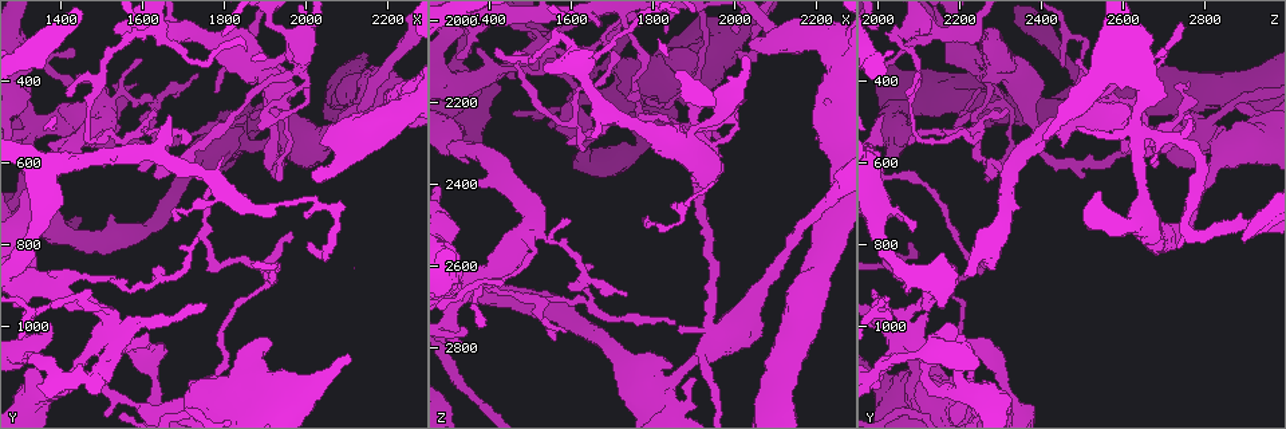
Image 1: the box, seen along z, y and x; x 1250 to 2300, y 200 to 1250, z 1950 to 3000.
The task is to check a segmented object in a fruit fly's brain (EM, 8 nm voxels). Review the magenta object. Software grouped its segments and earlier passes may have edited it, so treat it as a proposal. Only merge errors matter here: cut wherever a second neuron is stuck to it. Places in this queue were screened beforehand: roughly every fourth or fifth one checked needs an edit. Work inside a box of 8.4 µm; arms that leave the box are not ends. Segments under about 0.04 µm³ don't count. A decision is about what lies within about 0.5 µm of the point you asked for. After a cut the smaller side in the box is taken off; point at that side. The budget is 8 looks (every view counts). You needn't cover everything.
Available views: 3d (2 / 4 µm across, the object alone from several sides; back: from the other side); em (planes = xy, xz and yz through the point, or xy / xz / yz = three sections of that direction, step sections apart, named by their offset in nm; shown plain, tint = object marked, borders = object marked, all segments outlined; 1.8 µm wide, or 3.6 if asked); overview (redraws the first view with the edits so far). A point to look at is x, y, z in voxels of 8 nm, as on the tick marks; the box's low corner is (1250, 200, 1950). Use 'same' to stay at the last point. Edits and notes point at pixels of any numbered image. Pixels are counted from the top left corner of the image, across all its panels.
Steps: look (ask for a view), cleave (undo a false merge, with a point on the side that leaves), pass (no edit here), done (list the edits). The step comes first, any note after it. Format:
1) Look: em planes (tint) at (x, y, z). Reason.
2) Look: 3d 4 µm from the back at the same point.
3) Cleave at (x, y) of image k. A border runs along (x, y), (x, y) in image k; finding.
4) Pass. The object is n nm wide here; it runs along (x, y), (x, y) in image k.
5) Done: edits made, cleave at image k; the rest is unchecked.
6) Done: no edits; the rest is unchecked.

Look: em planes (tint) at (1520, 1045, 2065). Looks like a crossing.

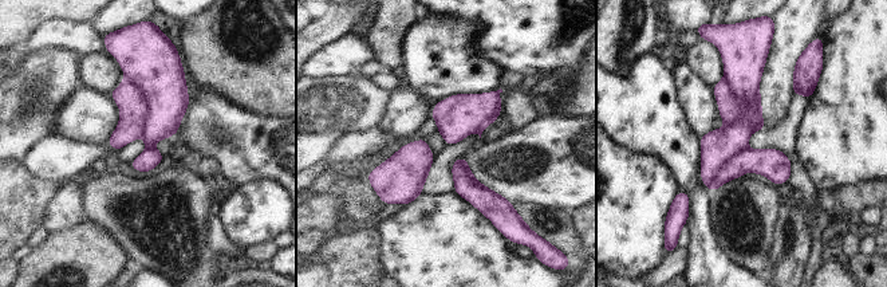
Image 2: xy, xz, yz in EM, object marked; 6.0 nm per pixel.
Cleave at (153, 62) of image 2. A border runs along (125, 77), (150, 103), (144, 136) in image 2; two neurons meet here.

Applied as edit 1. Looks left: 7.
Look: overview.

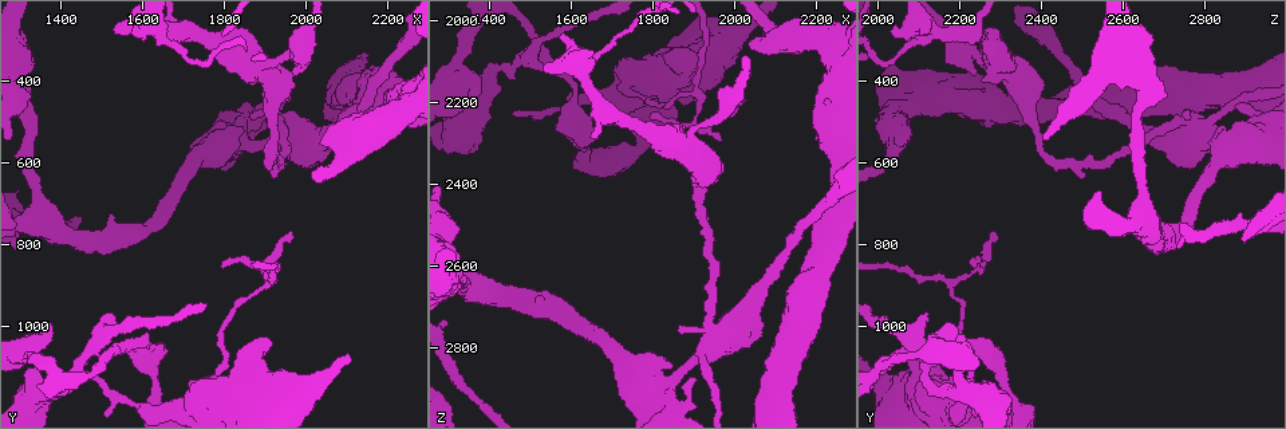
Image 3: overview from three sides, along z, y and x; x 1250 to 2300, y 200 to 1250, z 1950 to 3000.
Look: 3d 4 µm at (1960, 525, 2790). Sudden change in width.

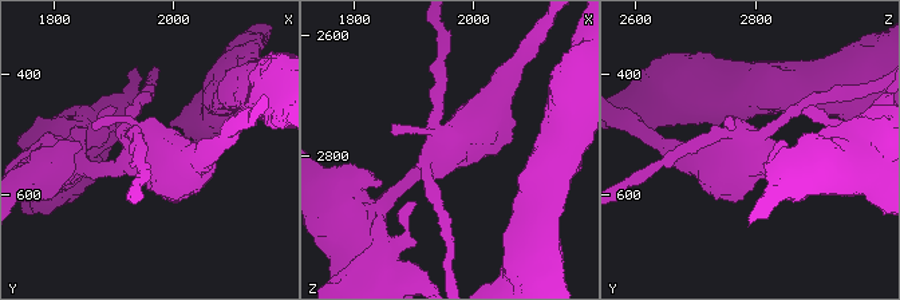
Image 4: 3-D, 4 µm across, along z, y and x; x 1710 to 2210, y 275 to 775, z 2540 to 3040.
Look: em 3.6 µm planes (plain) at (1960, 520, 2795).

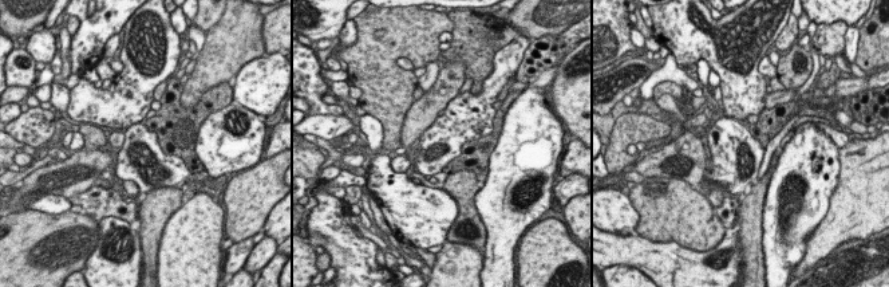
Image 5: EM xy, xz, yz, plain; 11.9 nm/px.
Look: em 3.6 µm planes (tint) at the same point.

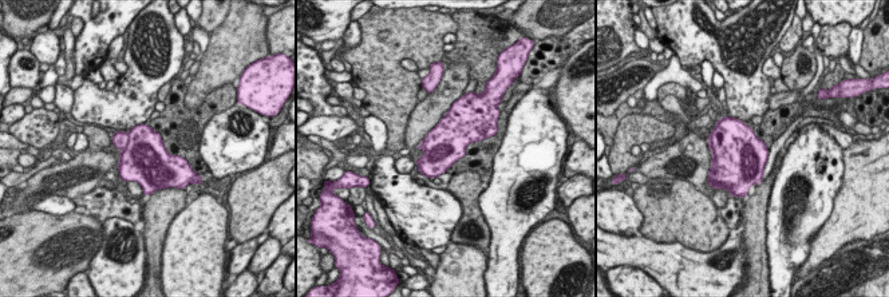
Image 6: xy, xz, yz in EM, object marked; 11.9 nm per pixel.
Pass. The object is 480 nm wide here; one neuron here.

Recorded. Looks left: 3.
Done: edits made, cleave at image 2; the rest is unchecked.

